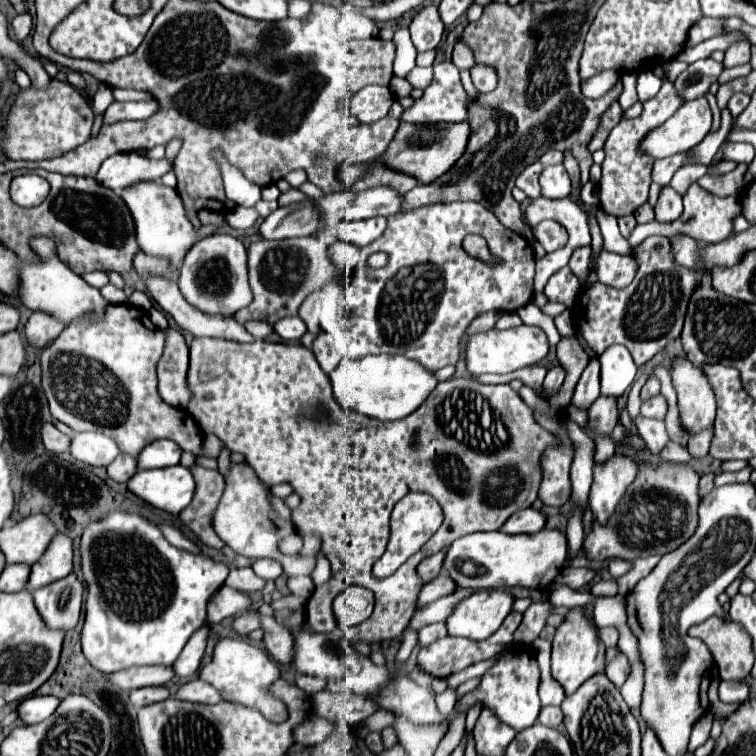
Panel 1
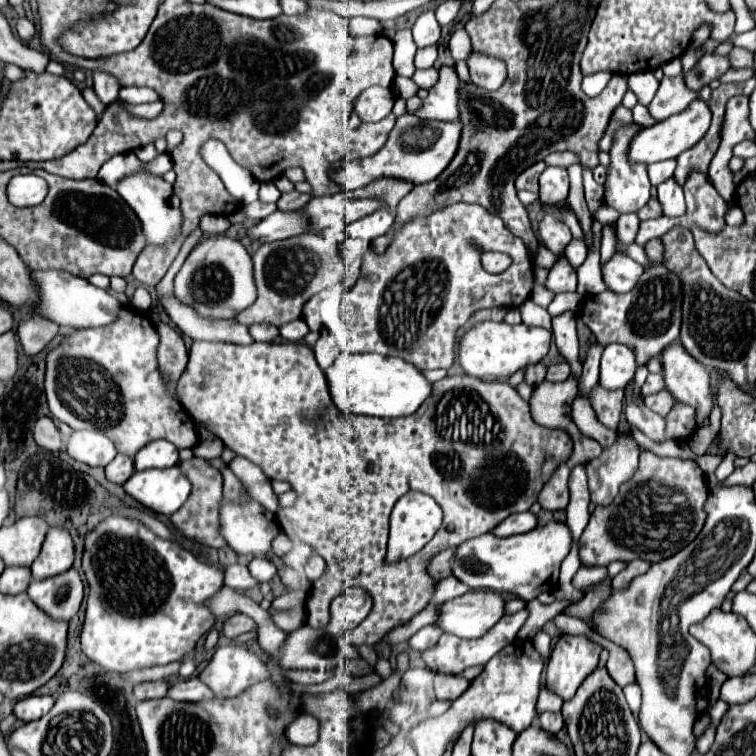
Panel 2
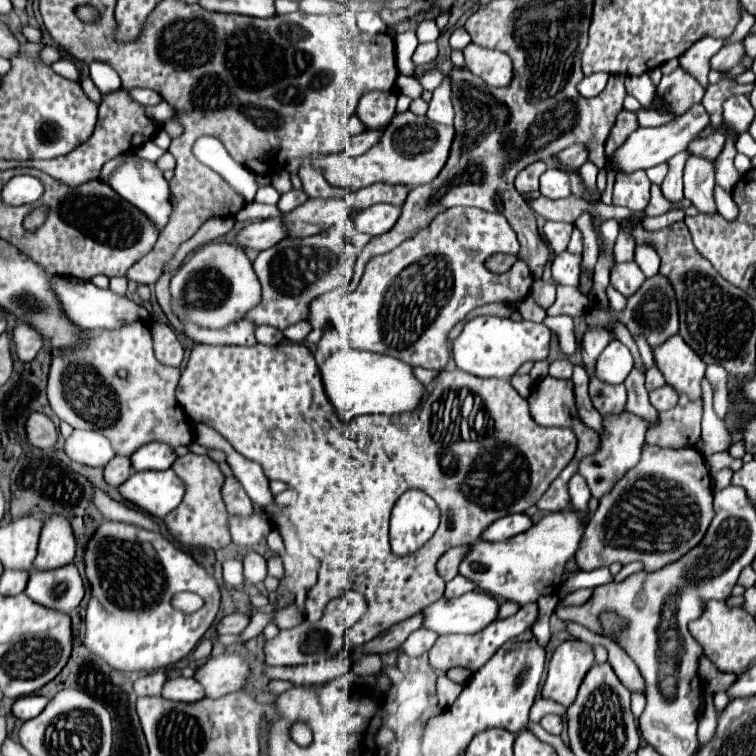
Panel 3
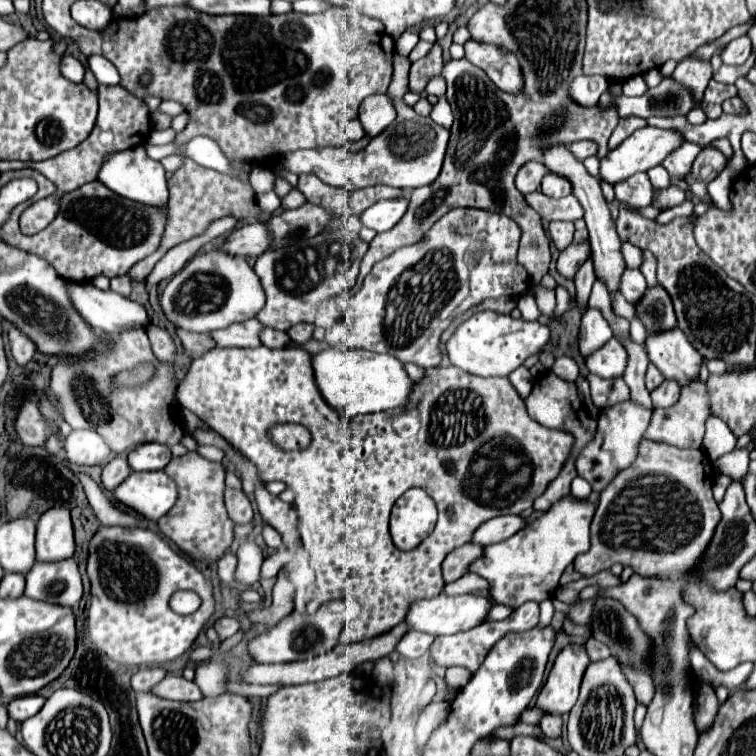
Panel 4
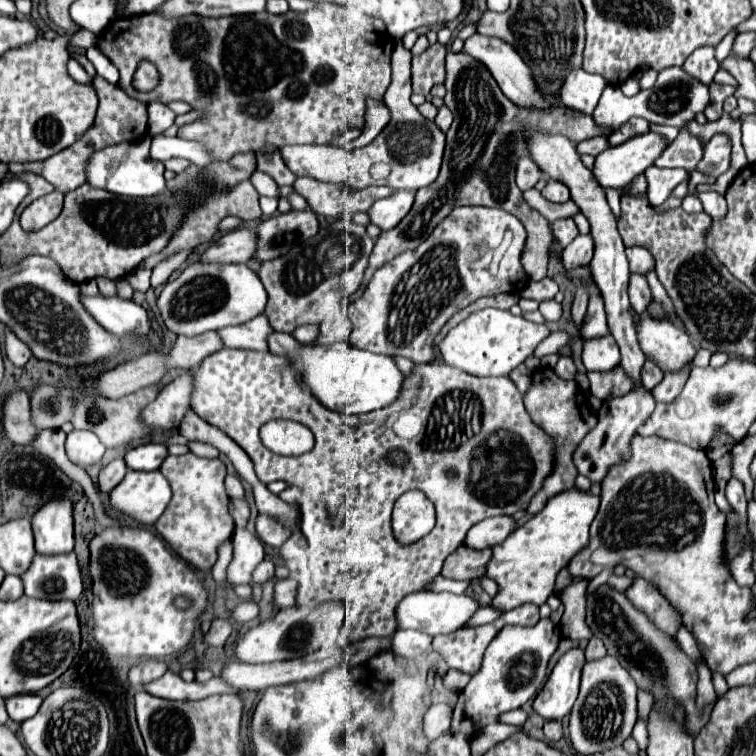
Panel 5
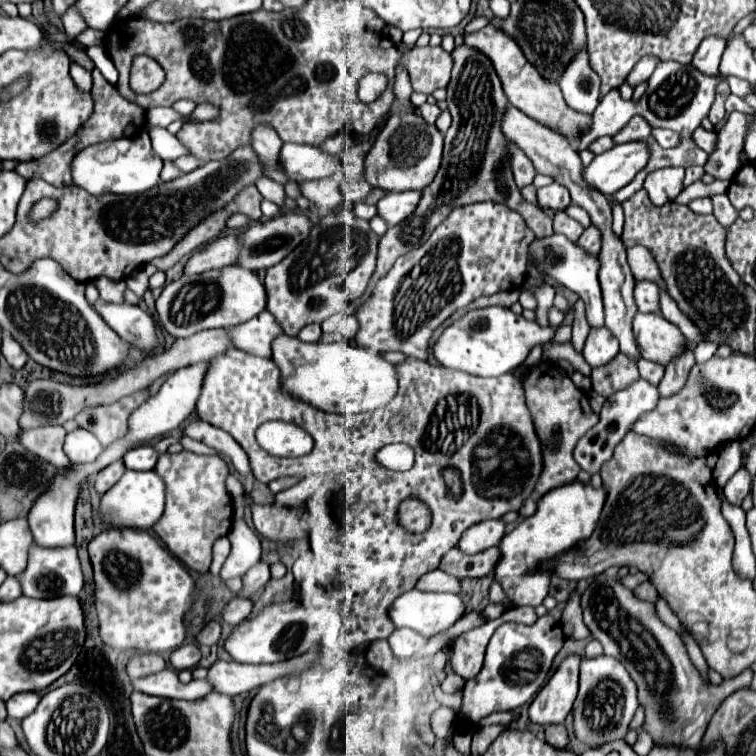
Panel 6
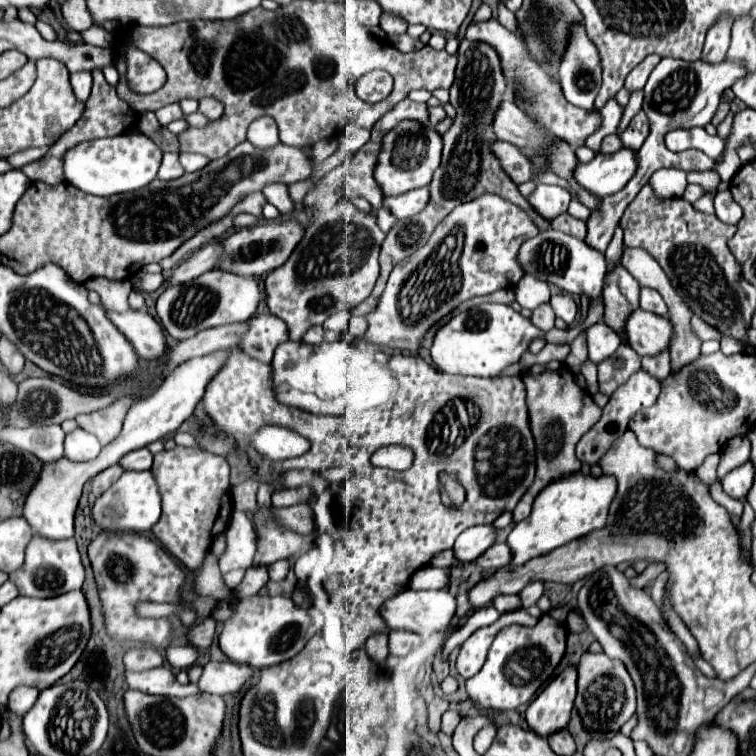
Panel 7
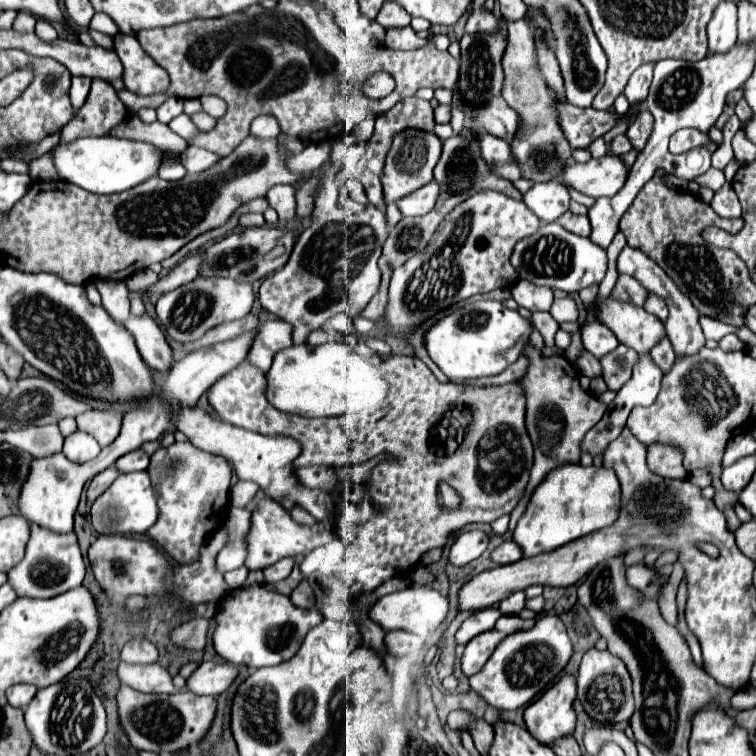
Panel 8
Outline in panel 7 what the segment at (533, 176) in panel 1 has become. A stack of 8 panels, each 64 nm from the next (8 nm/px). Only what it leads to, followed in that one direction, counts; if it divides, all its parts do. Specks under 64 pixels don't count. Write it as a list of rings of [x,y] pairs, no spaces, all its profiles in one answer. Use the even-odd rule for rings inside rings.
[[[496,142],[494,152],[496,152],[496,156],[500,156],[504,170],[508,172],[508,176],[512,176],[512,180],[516,184],[524,184],[524,182],[532,180],[532,164],[530,164],[528,156],[524,156],[524,152],[520,152],[520,148],[516,148],[514,144],[508,144],[508,142]]]

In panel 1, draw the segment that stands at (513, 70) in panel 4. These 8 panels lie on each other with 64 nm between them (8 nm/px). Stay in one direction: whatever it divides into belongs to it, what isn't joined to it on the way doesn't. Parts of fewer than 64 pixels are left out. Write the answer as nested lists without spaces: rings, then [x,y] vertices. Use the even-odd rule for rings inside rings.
[[[474,66],[472,70],[470,70],[470,74],[472,74],[472,82],[474,82],[474,86],[476,86],[476,90],[480,92],[480,94],[486,94],[486,92],[492,92],[494,88],[496,88],[496,72],[492,70],[492,68],[488,68],[488,66]]]

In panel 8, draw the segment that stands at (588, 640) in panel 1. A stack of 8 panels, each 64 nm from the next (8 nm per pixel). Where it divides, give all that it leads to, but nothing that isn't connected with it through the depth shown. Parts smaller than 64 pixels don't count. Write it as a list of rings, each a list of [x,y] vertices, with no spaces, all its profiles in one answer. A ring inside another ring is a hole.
[[[564,674],[524,710],[528,732],[544,744],[552,744],[556,738],[572,734],[576,724],[574,700],[576,678],[572,674]]]

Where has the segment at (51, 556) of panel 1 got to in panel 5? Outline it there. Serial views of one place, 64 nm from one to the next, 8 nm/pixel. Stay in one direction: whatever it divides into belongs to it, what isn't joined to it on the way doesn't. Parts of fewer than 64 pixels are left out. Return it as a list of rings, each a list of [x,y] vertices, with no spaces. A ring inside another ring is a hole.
[[[68,498],[48,502],[34,514],[32,528],[38,554],[54,556],[72,552],[74,550],[72,502]]]

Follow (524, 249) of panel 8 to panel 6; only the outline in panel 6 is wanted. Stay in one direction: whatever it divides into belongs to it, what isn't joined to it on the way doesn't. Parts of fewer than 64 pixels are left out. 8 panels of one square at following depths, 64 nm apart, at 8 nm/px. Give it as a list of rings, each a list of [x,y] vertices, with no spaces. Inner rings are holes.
[[[552,234],[550,238],[544,240],[534,240],[530,244],[530,258],[538,266],[542,274],[548,274],[556,282],[564,284],[566,288],[574,290],[584,302],[586,302],[586,316],[590,328],[600,328],[604,326],[604,306],[602,306],[602,296],[600,296],[600,284],[598,284],[598,258],[588,256],[580,248],[574,246],[574,242],[566,240],[560,234]]]

